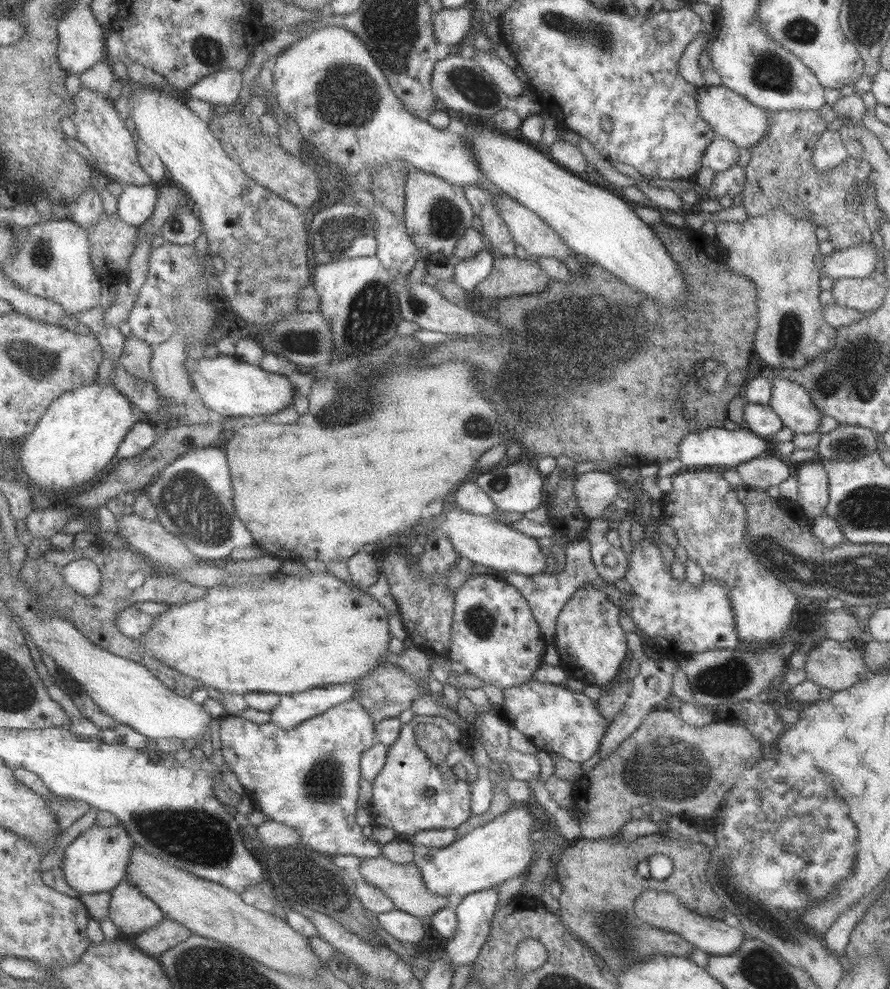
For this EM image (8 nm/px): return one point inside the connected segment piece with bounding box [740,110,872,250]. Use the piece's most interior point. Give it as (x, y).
(779, 174)

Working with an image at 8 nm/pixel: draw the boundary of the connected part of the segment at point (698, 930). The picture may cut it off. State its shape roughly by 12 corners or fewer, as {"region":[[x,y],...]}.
{"region":[[643,890],[641,922],[709,955],[731,954],[741,929],[686,909],[674,894]]}

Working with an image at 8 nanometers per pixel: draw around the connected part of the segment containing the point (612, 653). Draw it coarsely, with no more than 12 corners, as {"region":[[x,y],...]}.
{"region":[[590,586],[559,613],[560,667],[595,686],[627,654],[619,608]]}

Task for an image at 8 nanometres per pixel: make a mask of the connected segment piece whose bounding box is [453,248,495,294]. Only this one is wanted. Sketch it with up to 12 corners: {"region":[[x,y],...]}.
{"region":[[486,248],[455,266],[453,280],[476,294],[489,278],[495,254]]}

